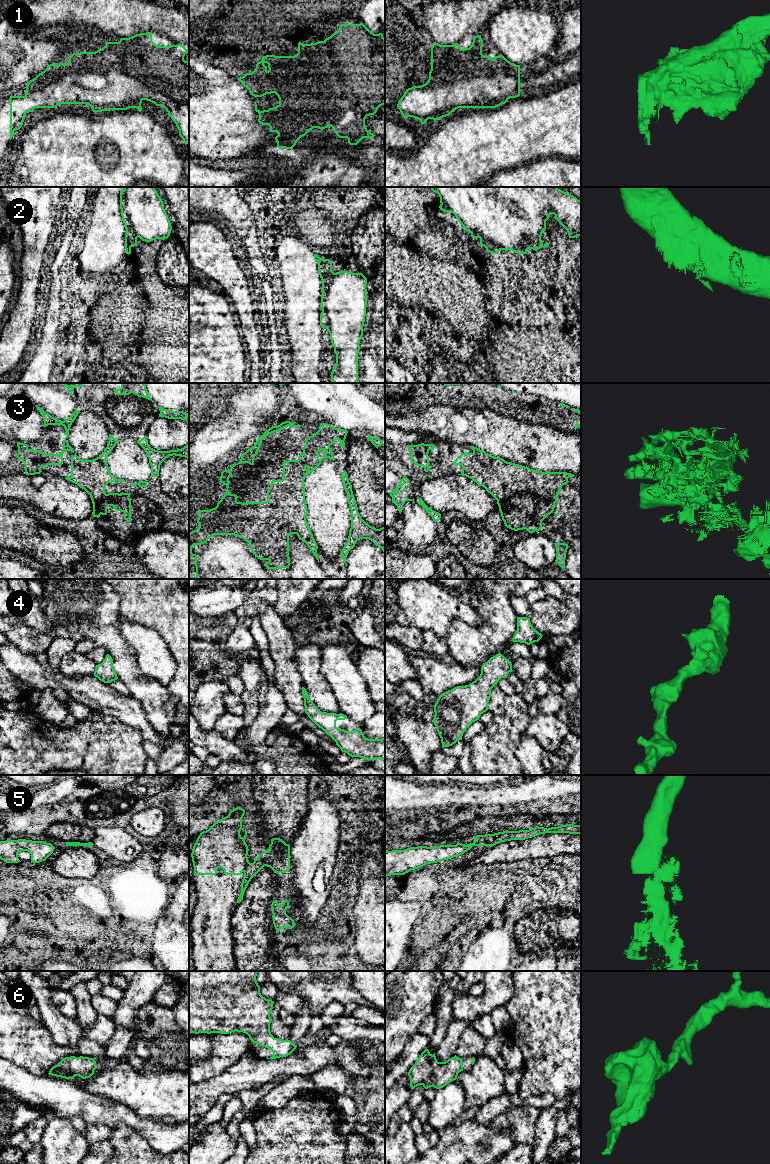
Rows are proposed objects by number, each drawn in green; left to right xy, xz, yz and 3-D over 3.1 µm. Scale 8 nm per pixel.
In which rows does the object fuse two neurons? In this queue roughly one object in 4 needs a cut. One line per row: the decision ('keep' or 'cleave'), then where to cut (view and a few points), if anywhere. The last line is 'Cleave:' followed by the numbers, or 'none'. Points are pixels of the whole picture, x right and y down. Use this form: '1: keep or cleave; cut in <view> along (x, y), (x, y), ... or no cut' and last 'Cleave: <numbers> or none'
1: keep; no cut
2: cleave; cut in xz along (334, 273), (325, 299), (329, 332)
3: cleave; cut in xz along (304, 495), (279, 485), (267, 496)
4: keep; no cut
5: cleave; cut in xz along (247, 859), (243, 871)
6: keep; no cut
Cleave: 2, 3, 5

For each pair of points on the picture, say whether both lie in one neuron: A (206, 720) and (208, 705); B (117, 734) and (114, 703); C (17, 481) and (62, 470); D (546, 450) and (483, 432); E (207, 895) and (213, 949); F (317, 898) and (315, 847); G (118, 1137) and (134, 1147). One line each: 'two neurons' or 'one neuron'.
A: one neuron
B: two neurons
C: two neurons
D: one neuron
E: one neuron
F: one neuron
G: one neuron

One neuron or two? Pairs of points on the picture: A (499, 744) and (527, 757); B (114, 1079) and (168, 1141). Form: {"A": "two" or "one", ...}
{"A": "two", "B": "two"}

